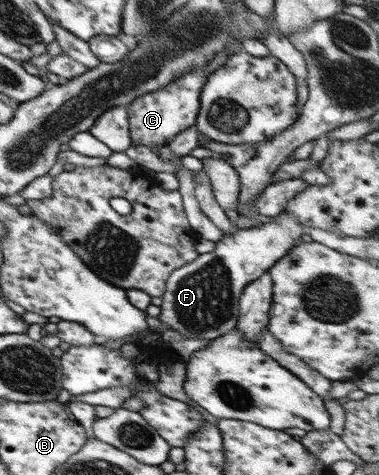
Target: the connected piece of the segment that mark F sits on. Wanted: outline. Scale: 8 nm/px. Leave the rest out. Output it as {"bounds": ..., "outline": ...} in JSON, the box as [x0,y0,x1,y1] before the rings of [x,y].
{"bounds":[160,211,304,340],"outline":[[[284,211],[274,217],[272,223],[236,229],[232,235],[223,236],[211,253],[199,254],[196,260],[172,271],[166,280],[165,292],[161,295],[160,322],[190,339],[213,340],[225,333],[230,333],[237,325],[240,315],[239,299],[244,288],[268,271],[285,254],[288,254],[292,247],[298,244],[298,239],[303,235],[303,228],[304,226],[292,214]]]}

